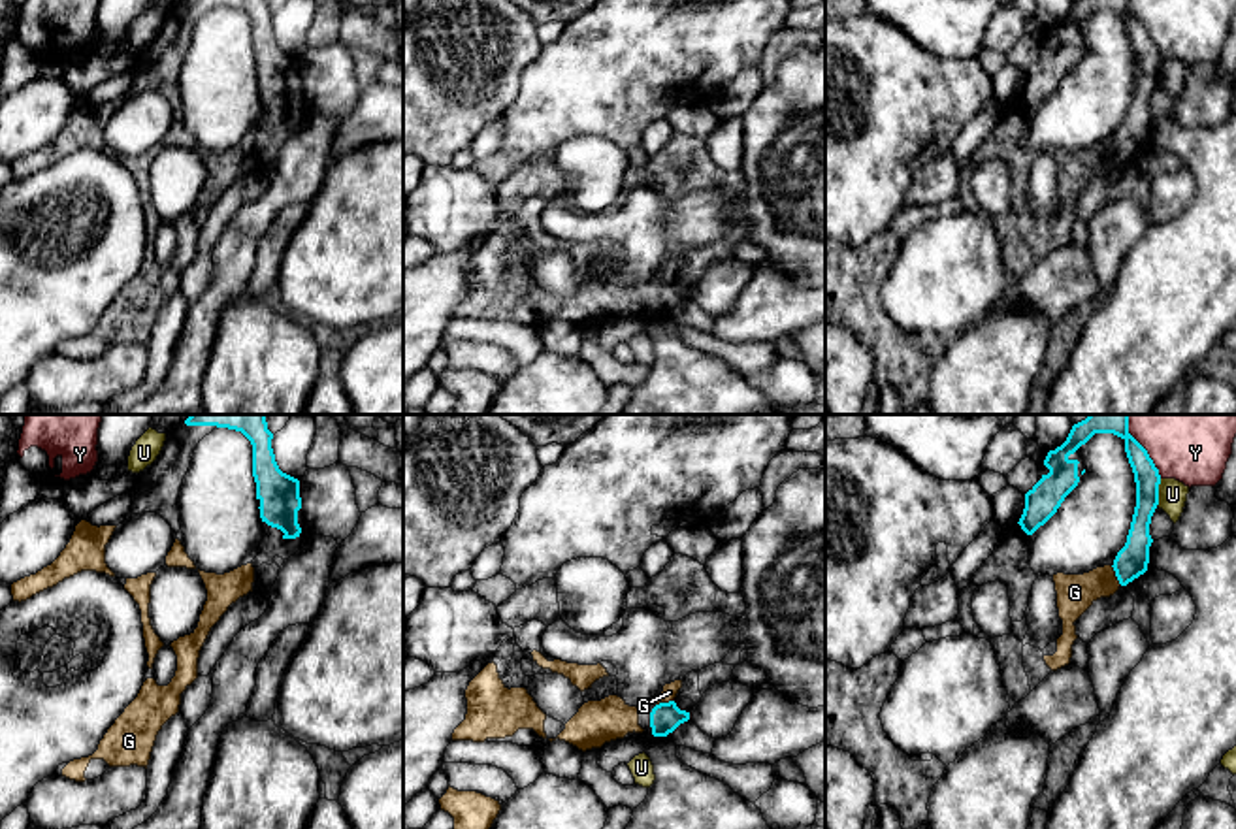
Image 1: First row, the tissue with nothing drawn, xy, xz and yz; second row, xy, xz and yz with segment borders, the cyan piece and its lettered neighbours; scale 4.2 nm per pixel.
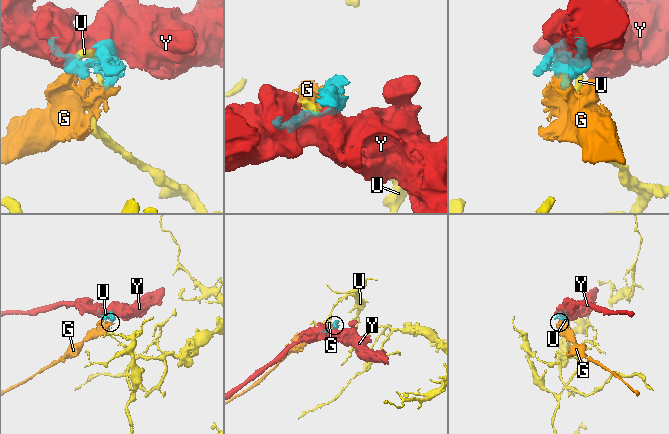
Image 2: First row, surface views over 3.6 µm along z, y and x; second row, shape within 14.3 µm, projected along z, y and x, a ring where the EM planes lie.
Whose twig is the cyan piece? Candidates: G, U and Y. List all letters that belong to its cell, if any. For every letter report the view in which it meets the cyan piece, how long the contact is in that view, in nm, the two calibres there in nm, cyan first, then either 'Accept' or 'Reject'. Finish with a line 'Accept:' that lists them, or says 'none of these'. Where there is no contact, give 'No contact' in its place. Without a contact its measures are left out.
G: Touches cyan in yz. Shared border 100 nm. Thickness 140 nm (cyan) against 160 nm. Accept
U: Touches cyan in yz. Shared border 120 nm. Thickness 110 nm (cyan) against 130 nm. Reject
Y: Touches cyan in yz. Shared border 300 nm. Thickness 160 nm (cyan) against 440 nm. Reject
Accept: G

